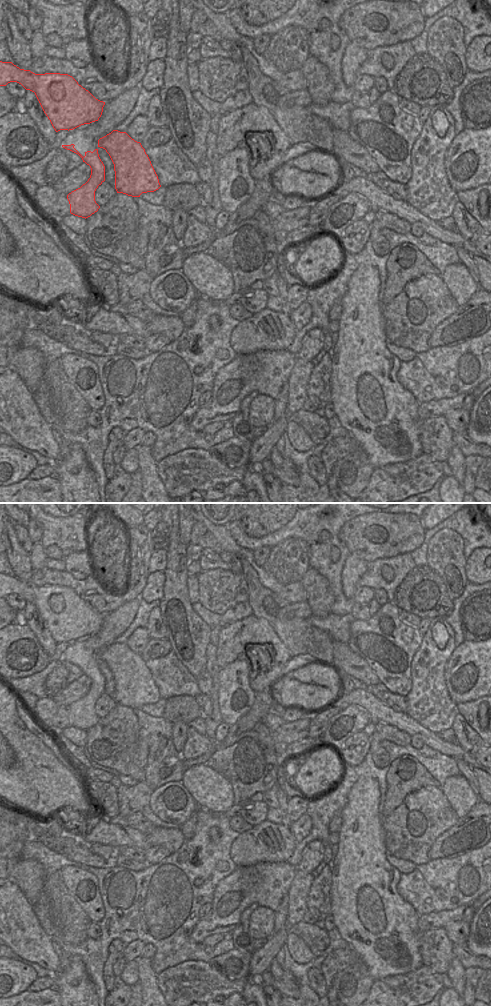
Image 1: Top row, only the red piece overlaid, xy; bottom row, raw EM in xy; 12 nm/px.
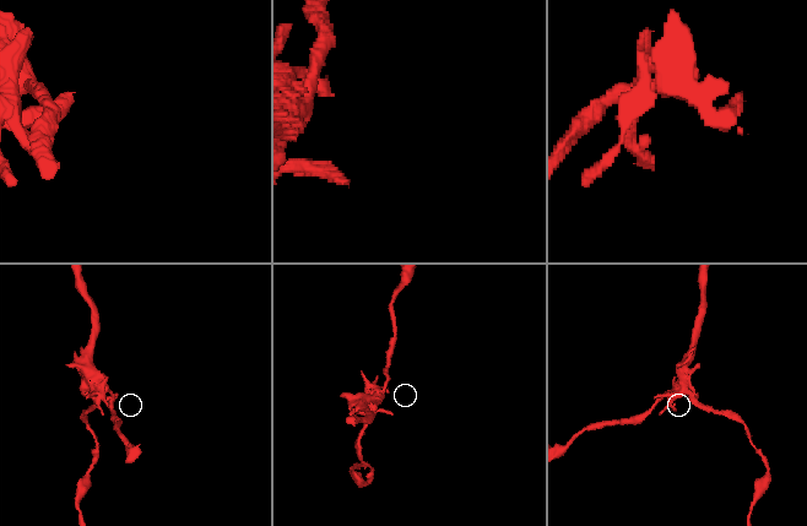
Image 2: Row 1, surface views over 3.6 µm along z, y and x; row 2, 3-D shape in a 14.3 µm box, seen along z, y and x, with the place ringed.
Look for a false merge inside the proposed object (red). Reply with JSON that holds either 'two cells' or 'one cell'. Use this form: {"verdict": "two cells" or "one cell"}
{"verdict": "two cells"}

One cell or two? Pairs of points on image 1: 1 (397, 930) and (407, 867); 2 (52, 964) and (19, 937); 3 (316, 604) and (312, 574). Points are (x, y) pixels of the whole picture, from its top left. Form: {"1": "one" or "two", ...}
{"1": "two", "2": "one", "3": "one"}

